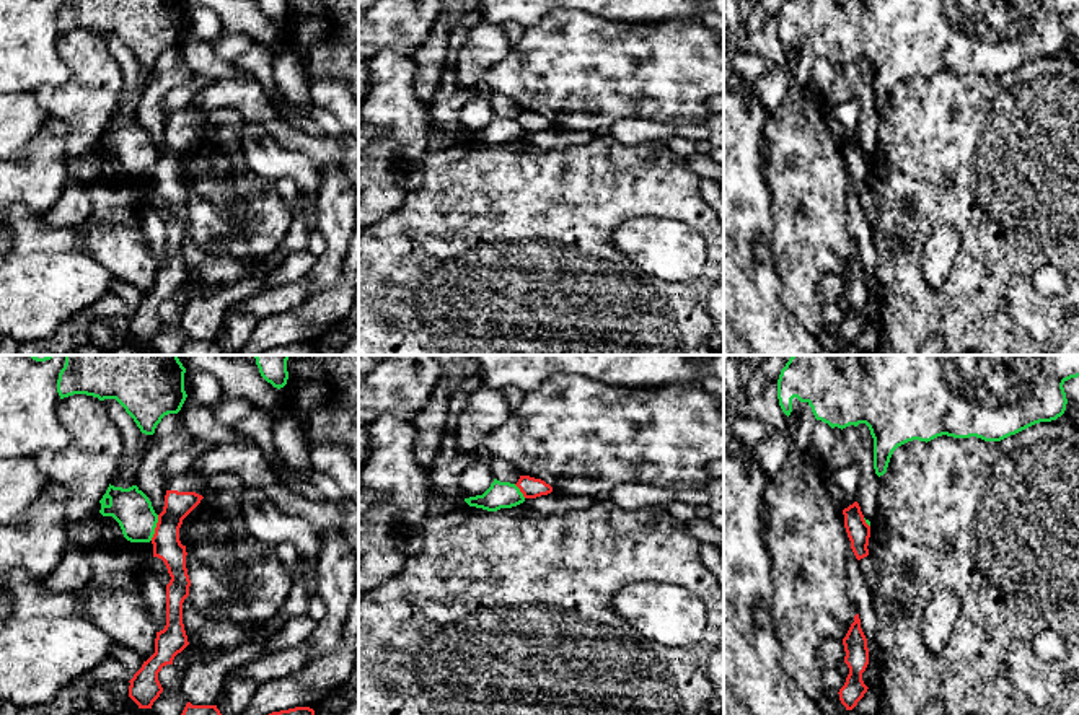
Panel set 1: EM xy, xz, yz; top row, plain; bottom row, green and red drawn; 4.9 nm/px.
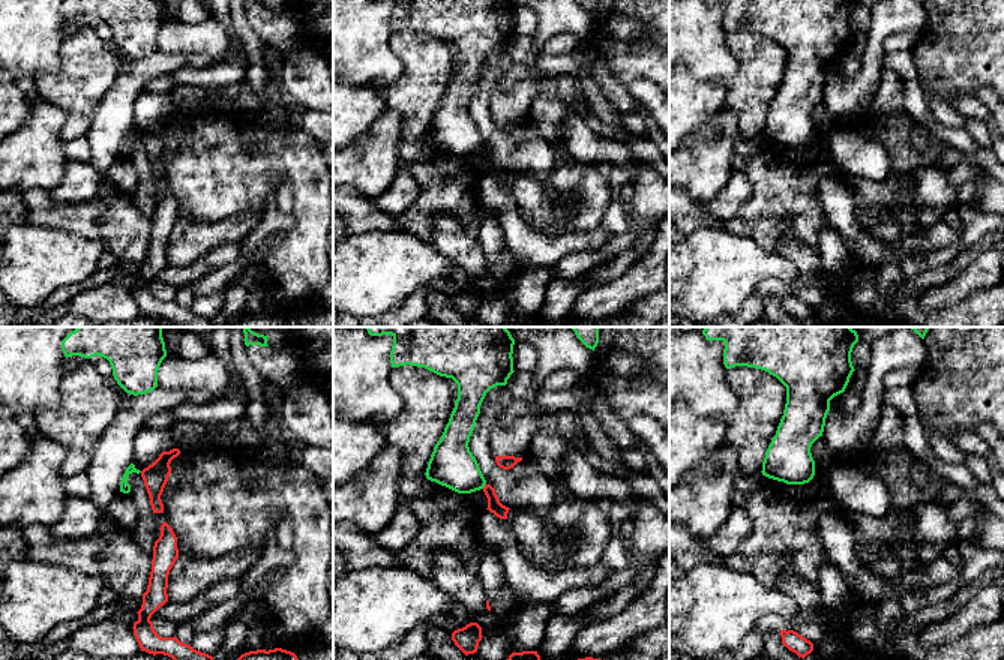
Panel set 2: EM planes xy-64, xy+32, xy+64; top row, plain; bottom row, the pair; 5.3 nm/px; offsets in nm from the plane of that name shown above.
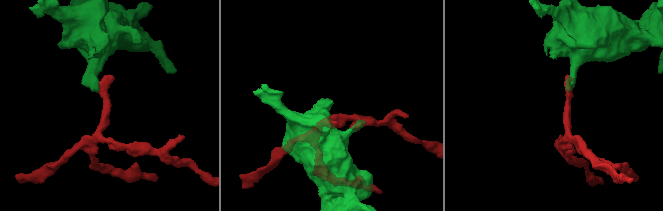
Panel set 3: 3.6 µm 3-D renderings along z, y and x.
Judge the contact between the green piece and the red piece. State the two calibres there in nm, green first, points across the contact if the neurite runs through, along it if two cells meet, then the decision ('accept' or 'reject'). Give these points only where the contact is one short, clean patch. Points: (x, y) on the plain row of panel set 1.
calibres 190 and 140 nm; border xy (158, 150), (155, 168), (150, 175); reject

